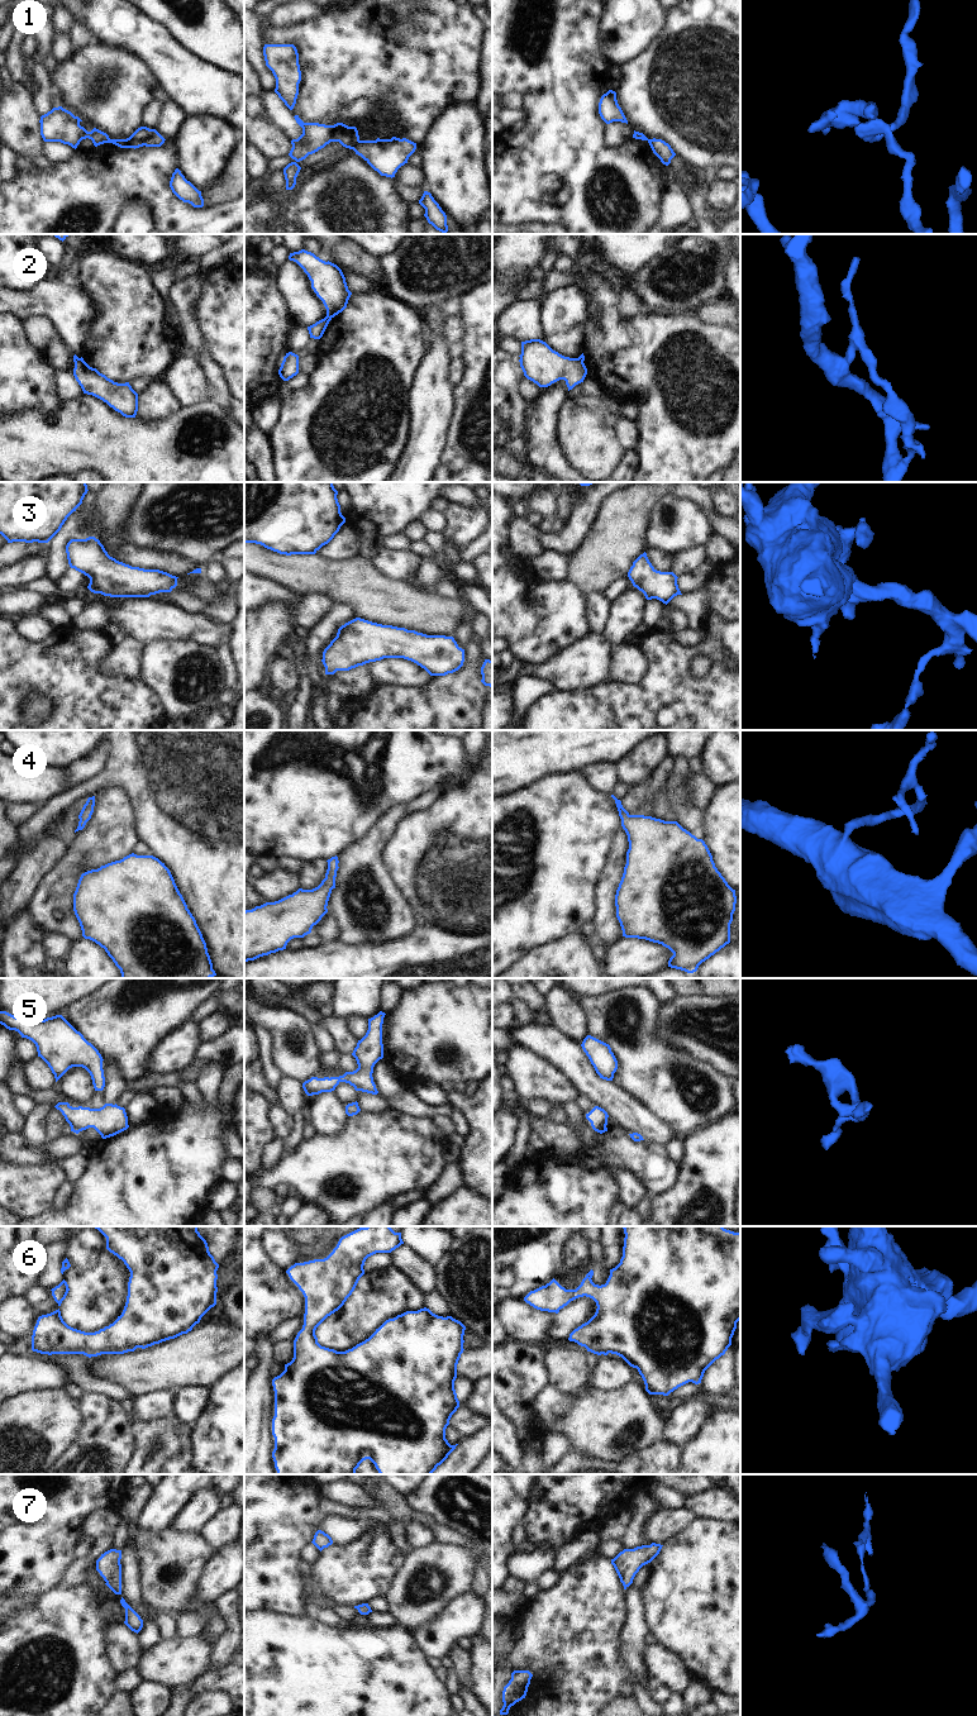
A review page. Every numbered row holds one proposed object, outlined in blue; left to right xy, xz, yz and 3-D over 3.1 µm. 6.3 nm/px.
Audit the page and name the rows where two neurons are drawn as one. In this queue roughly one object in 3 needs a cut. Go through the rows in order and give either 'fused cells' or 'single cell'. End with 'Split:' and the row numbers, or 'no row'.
1: fused cells
2: fused cells
3: single cell
4: single cell
5: single cell
6: single cell
7: single cell
Split: 1, 2

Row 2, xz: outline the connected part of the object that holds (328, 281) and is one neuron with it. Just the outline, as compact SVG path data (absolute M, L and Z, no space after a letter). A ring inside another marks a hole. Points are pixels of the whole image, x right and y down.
M305 249L290 253L289 259L296 262L308 275L311 289L327 309L328 321L347 308L352 292L337 264L325 262Z

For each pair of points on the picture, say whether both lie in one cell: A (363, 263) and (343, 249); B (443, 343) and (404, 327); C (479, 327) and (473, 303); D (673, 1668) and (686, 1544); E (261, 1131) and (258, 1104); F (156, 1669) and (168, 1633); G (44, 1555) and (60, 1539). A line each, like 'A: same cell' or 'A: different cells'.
A: same cell
B: different cells
C: same cell
D: different cells
E: same cell
F: different cells
G: same cell

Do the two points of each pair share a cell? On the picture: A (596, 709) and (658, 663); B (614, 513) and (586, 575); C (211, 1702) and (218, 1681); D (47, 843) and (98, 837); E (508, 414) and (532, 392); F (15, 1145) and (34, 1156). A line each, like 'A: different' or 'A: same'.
A: same
B: same
C: different
D: different
E: different
F: same

